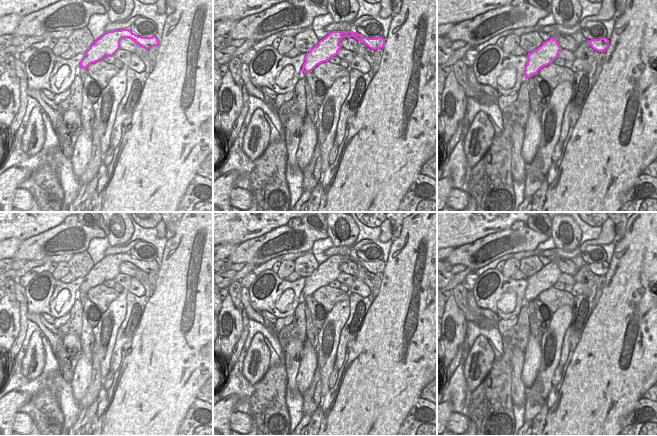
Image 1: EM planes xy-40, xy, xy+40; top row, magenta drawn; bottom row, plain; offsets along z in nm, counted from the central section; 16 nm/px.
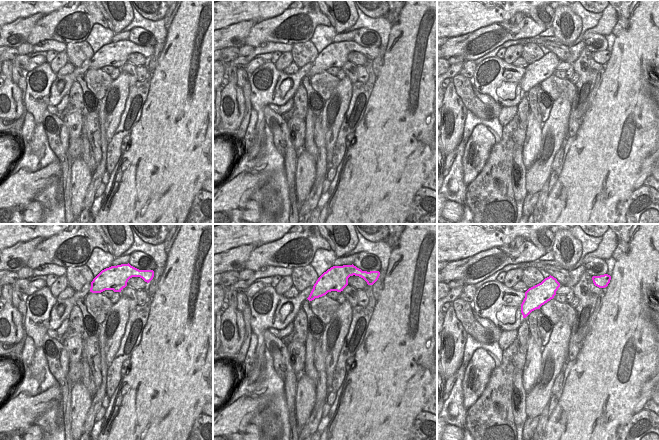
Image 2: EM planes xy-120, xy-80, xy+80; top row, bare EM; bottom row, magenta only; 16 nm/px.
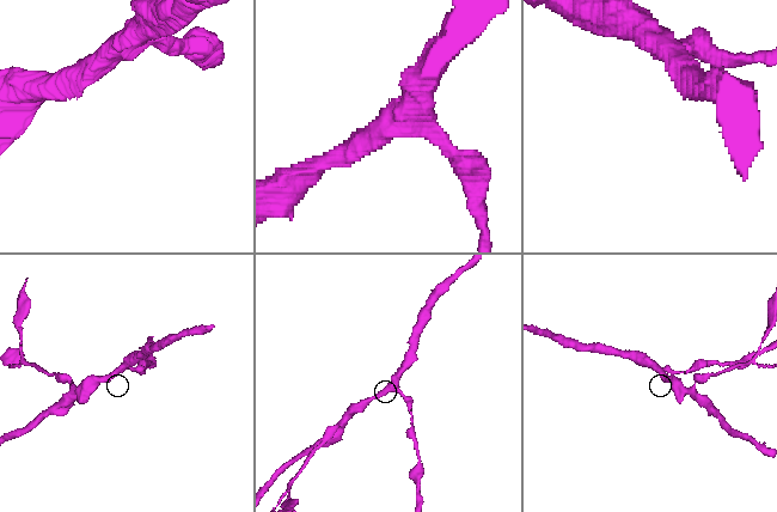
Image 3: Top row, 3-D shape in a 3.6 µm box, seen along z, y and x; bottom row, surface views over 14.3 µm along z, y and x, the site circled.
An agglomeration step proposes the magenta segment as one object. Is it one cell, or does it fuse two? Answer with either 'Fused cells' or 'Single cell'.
Single cell.

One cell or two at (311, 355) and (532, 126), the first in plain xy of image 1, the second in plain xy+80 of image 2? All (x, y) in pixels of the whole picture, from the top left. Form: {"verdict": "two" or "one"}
{"verdict": "one"}

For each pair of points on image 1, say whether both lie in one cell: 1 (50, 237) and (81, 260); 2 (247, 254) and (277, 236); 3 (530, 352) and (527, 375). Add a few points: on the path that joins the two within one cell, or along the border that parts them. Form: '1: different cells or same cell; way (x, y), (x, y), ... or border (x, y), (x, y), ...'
1: different cells; border (85, 250), (74, 254)
2: same cell; way (254, 251), (262, 250), (270, 243)
3: same cell; way (530, 358), (530, 369)

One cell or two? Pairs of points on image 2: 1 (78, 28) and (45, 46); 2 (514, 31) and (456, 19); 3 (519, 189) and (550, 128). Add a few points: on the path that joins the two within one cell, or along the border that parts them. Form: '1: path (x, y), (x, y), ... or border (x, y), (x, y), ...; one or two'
1: border (65, 43), (55, 40), (41, 40), (33, 45); two
2: border (508, 21), (482, 26), (465, 34); two
3: border (527, 169), (526, 192); two

